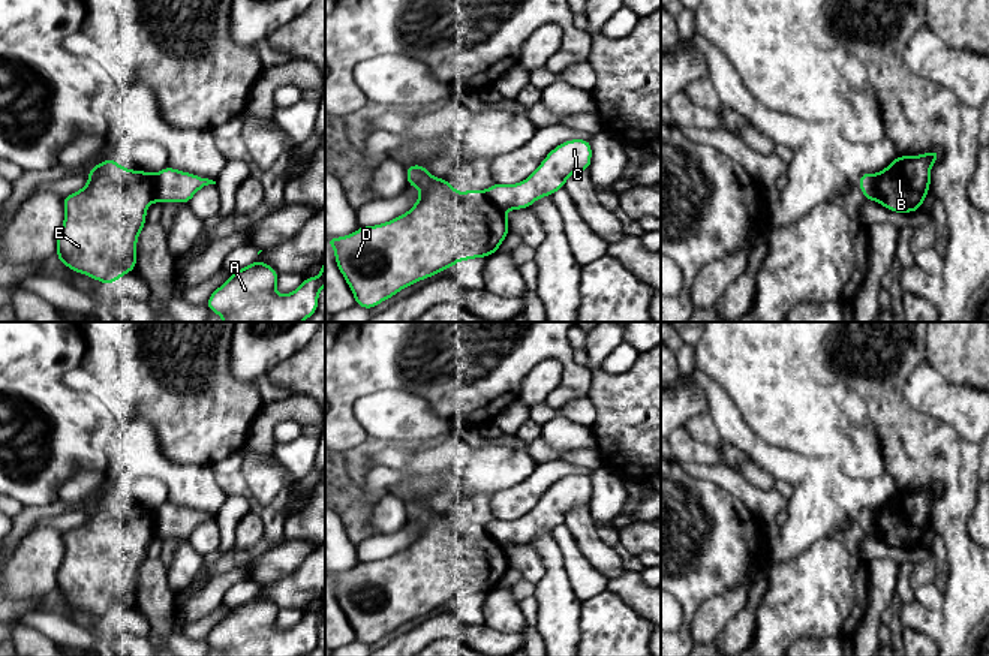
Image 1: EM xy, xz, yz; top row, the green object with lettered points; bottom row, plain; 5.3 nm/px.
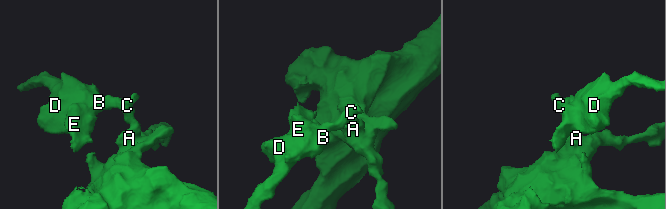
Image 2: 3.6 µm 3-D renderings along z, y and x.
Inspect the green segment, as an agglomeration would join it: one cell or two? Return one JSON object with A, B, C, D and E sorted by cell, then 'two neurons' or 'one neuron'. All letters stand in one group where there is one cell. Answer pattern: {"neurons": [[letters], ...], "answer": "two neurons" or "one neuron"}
{"neurons": [["A", "C"], ["B", "D", "E"]], "answer": "two neurons"}

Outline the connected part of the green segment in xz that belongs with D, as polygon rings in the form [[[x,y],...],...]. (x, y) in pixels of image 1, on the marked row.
[[[405,165],[408,187],[420,187],[414,207],[396,219],[361,226],[346,237],[325,238],[334,246],[336,264],[354,294],[355,304],[372,310],[402,289],[451,268],[460,261],[489,258],[499,250],[509,223],[484,192],[456,192],[450,180],[433,177],[424,165]]]

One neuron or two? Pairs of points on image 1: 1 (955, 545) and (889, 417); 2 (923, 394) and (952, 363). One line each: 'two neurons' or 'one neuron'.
1: one neuron
2: two neurons

